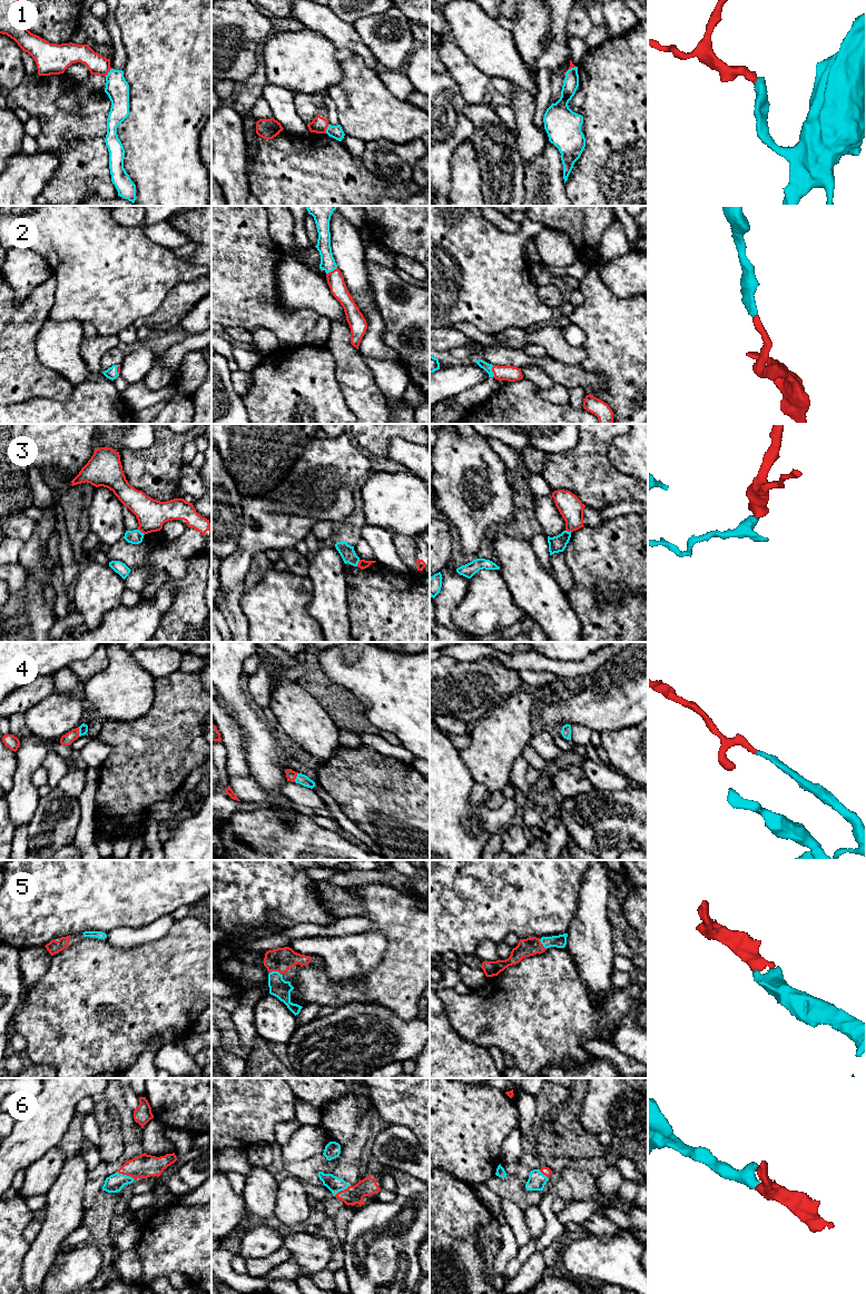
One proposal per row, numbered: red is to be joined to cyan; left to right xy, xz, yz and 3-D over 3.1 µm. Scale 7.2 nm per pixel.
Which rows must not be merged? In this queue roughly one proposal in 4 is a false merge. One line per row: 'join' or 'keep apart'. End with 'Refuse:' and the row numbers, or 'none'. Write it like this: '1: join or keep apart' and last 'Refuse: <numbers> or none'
1: keep apart
2: join
3: keep apart
4: join
5: join
6: join
Refuse: 1, 3

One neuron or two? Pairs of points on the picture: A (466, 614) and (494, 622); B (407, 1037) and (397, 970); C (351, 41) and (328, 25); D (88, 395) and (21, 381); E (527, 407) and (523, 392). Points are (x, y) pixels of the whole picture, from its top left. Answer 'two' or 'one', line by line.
A: one
B: two
C: one
D: two
E: one

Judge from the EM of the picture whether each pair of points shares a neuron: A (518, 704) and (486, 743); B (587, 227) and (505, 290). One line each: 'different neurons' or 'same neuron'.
A: same neuron
B: different neurons

